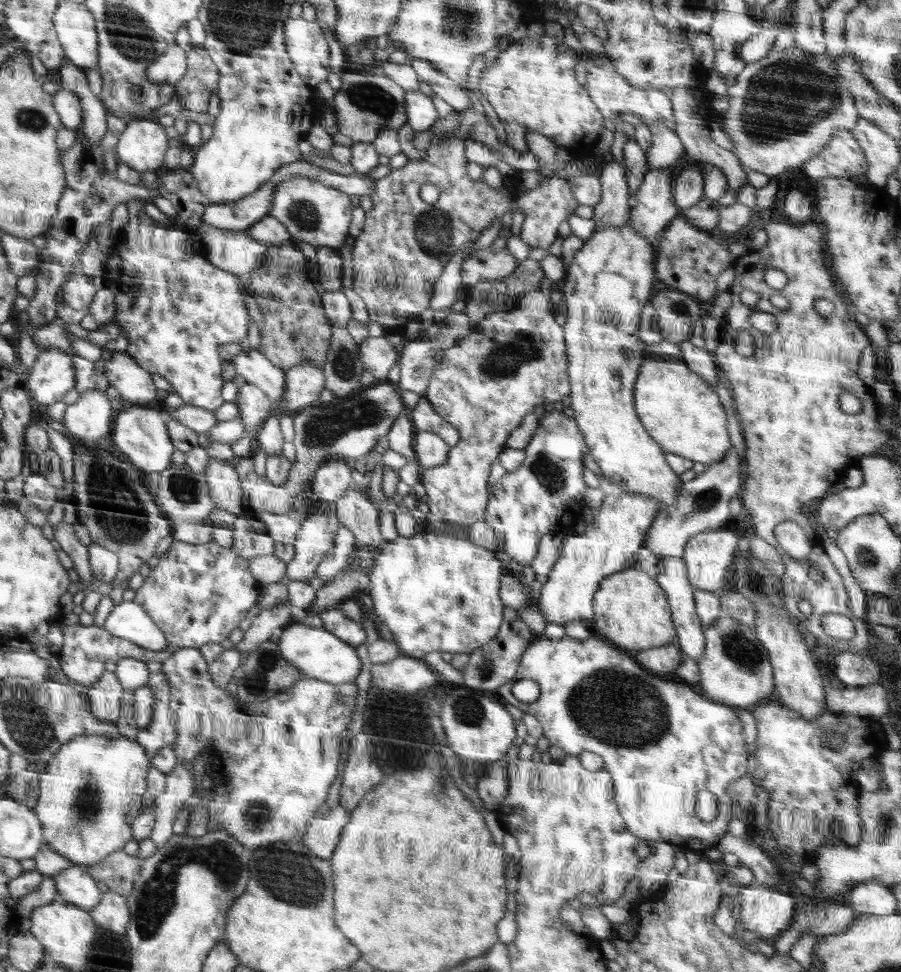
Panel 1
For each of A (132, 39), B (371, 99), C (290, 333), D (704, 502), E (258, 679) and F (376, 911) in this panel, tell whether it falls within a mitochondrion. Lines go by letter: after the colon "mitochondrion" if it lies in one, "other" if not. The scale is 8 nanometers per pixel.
A: mitochondrion
B: mitochondrion
C: mitochondrion
D: mitochondrion
E: mitochondrion
F: other

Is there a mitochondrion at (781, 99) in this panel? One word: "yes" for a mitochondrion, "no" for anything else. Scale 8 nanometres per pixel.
yes

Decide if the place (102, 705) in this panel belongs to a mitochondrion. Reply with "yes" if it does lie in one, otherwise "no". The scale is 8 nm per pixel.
no

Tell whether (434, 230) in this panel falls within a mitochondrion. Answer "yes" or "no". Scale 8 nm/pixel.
yes

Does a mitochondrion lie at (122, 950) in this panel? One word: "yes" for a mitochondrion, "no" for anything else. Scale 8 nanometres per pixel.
yes

